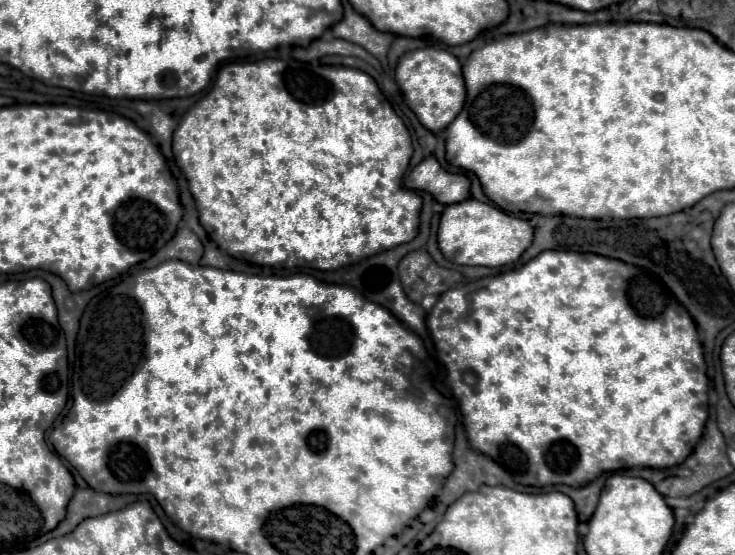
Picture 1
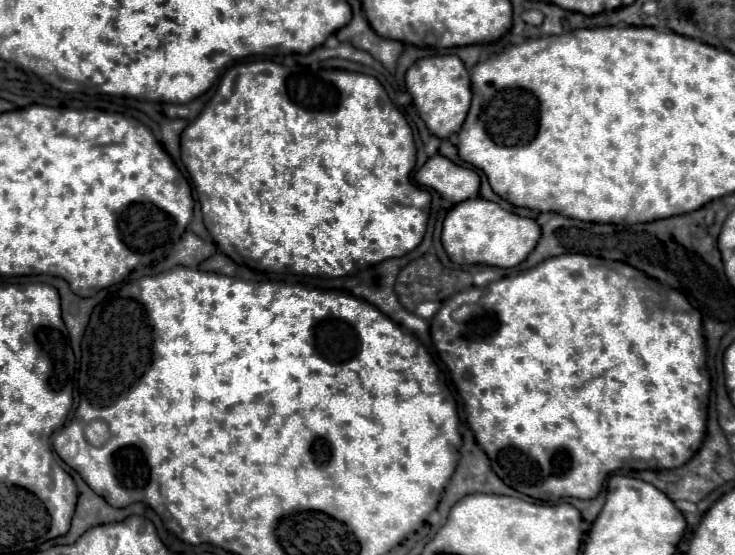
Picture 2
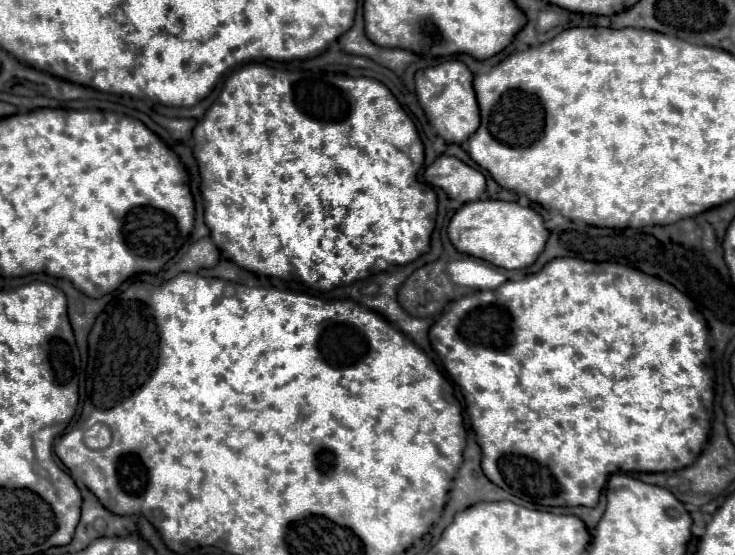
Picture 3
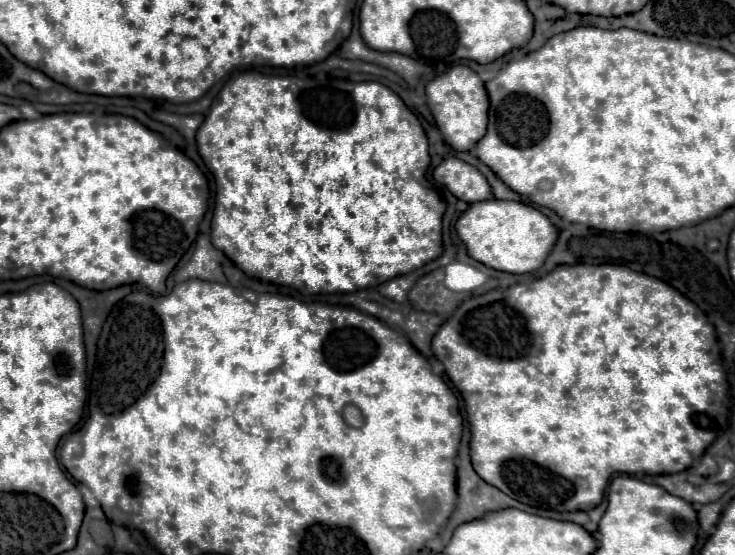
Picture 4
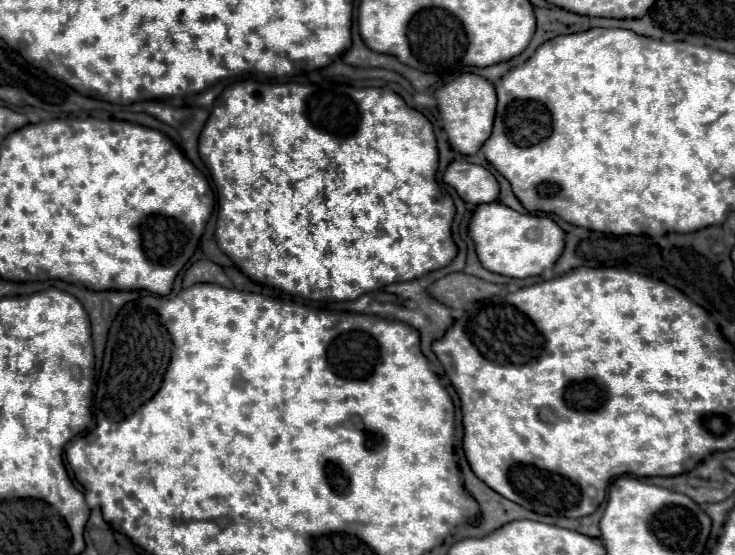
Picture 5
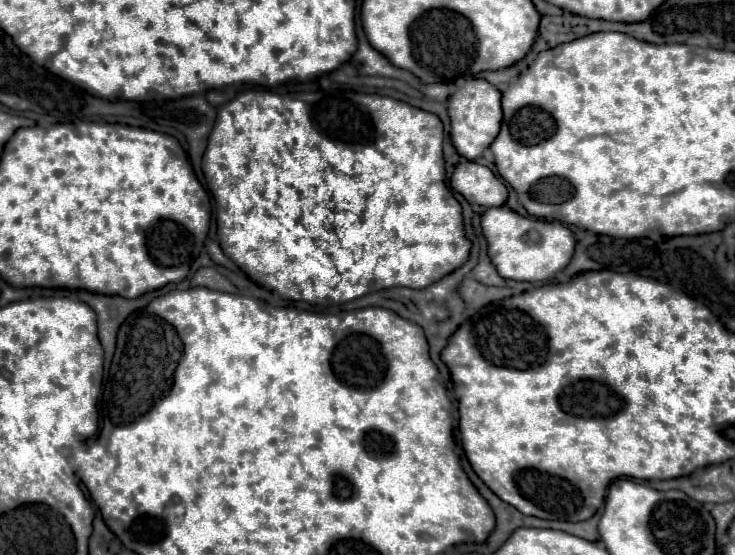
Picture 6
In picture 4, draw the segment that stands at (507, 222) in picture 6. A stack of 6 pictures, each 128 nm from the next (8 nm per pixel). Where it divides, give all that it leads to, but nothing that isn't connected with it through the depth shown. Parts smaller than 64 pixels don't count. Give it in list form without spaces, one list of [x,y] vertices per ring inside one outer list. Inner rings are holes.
[[[496,198],[472,204],[458,218],[456,232],[474,260],[486,264],[488,268],[512,274],[526,274],[538,270],[544,264],[550,250],[554,248],[558,236],[552,222],[534,206]]]

